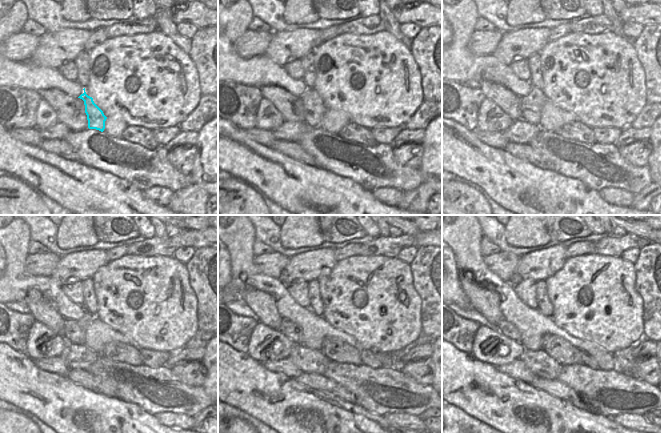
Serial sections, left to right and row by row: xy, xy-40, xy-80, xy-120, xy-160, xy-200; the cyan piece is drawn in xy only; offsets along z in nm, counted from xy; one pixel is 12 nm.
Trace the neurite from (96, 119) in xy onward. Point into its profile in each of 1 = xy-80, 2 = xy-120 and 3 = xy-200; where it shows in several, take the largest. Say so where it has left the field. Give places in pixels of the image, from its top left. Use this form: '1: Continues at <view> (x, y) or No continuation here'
1: Continues at xy-80 (531, 105)
2: Continues at xy-120 (74, 331)
3: Continues at xy-200 (508, 329)

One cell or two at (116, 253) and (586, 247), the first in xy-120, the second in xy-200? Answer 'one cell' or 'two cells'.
one cell

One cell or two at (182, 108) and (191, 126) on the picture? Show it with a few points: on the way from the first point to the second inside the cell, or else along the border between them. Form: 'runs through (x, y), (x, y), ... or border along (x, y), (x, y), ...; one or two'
border along (199, 97), (199, 103), (194, 110), (178, 125); two

